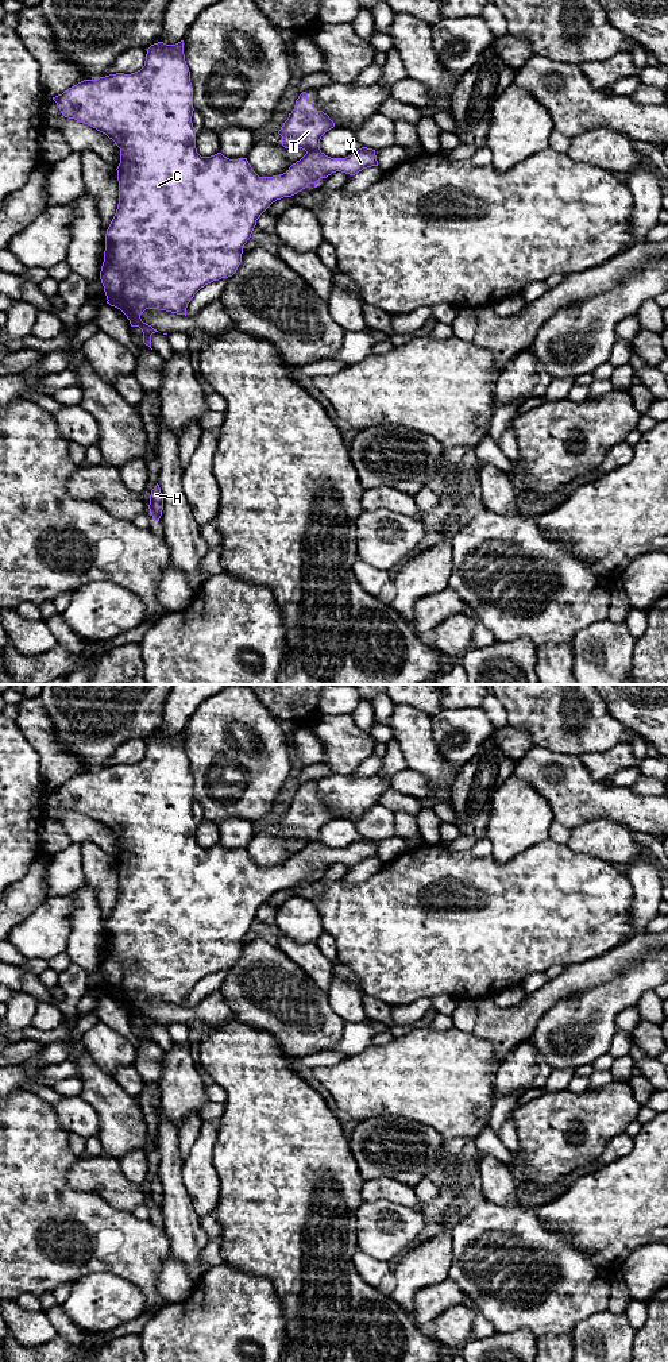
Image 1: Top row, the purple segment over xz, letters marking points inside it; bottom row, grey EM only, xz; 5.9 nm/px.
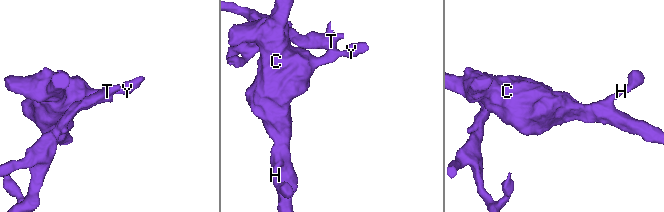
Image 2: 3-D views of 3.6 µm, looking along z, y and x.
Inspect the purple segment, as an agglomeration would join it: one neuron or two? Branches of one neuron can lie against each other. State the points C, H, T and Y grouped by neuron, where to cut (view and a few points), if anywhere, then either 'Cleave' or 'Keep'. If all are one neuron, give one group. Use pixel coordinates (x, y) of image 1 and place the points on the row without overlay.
Groups: C H Y / T. Split along xz (320, 841), (307, 844). Cleave

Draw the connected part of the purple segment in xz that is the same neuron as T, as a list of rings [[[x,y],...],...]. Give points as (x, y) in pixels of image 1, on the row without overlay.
[[[304,783],[296,791],[294,800],[289,805],[278,825],[282,827],[285,840],[297,838],[306,844],[321,842],[321,827],[335,818],[335,814],[323,802],[317,802],[308,792],[308,784]]]

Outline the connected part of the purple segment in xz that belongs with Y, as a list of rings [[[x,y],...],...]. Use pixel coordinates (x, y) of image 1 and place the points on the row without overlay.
[[[184,732],[175,736],[158,733],[147,740],[144,757],[131,765],[116,764],[97,771],[84,771],[53,788],[65,809],[85,814],[105,825],[120,840],[117,857],[119,895],[105,925],[104,953],[100,971],[107,995],[120,1000],[131,1018],[143,1023],[143,1034],[151,1039],[151,1026],[158,1023],[142,1012],[146,1000],[159,1000],[186,1007],[194,985],[205,976],[232,968],[240,953],[243,937],[251,929],[260,906],[277,891],[291,888],[320,869],[341,863],[355,867],[378,857],[375,841],[362,838],[345,849],[331,849],[321,842],[306,844],[279,867],[259,868],[247,849],[229,850],[221,844],[201,848],[196,840],[193,779],[185,752]]]

